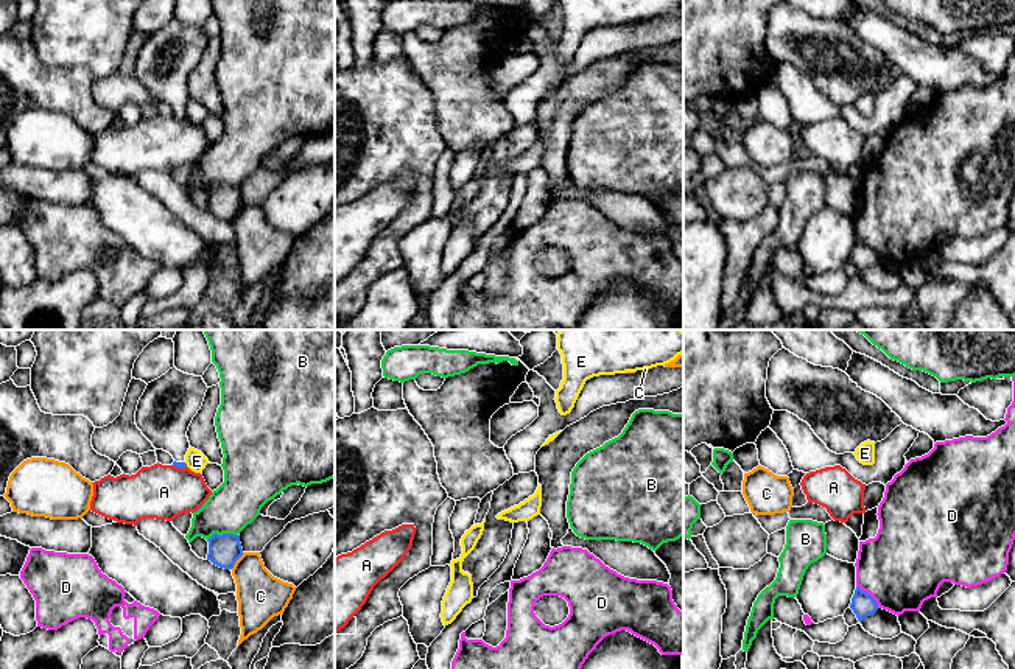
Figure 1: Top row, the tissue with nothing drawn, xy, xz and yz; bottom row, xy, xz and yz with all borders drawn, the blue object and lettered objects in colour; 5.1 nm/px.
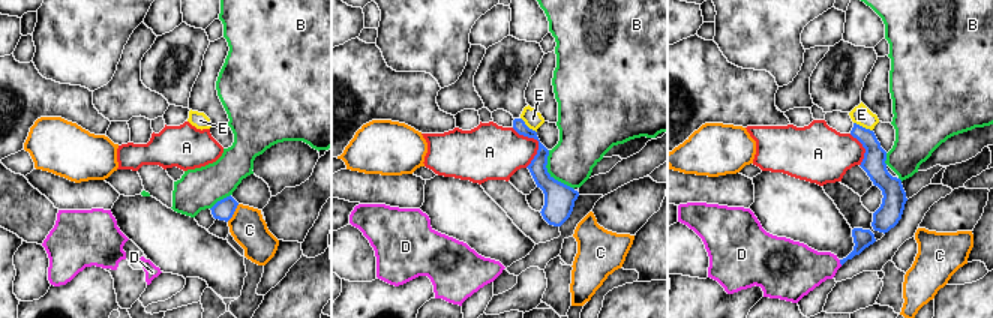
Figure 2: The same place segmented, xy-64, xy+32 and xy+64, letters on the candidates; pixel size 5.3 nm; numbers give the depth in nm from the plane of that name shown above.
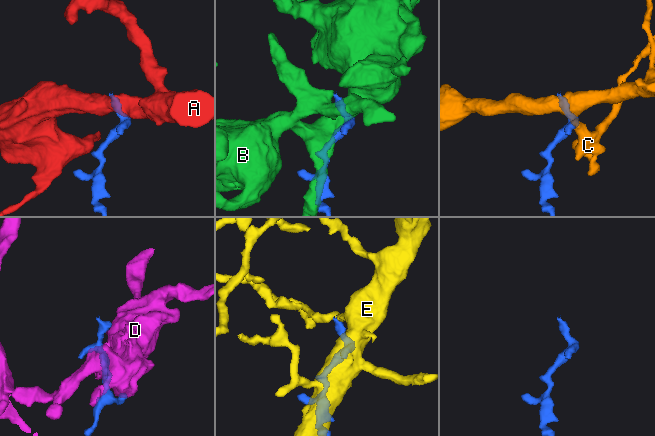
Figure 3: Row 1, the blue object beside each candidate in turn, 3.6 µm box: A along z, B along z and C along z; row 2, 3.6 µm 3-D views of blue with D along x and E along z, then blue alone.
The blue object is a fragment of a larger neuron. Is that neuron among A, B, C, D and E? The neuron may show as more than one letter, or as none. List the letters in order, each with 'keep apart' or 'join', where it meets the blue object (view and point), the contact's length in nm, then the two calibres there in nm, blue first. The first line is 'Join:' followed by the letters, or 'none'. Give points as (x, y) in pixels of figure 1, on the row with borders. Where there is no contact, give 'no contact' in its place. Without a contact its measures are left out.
Join: none
A: keep apart | xy (179, 467) | 70 nm | 30/280 nm
B: keep apart | xy (223, 534) | 160 nm | 160/240 nm
C: keep apart | xy (237, 559) | 110 nm | 160/240 nm
D: keep apart | yz (869, 595) | 170 nm | 120/420 nm
E: keep apart | xy (186, 464) | 30 nm | 30/100 nm

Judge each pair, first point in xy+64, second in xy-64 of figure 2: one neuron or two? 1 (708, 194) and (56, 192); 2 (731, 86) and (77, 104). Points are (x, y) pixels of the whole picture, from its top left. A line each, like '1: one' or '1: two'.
1: one
2: one

